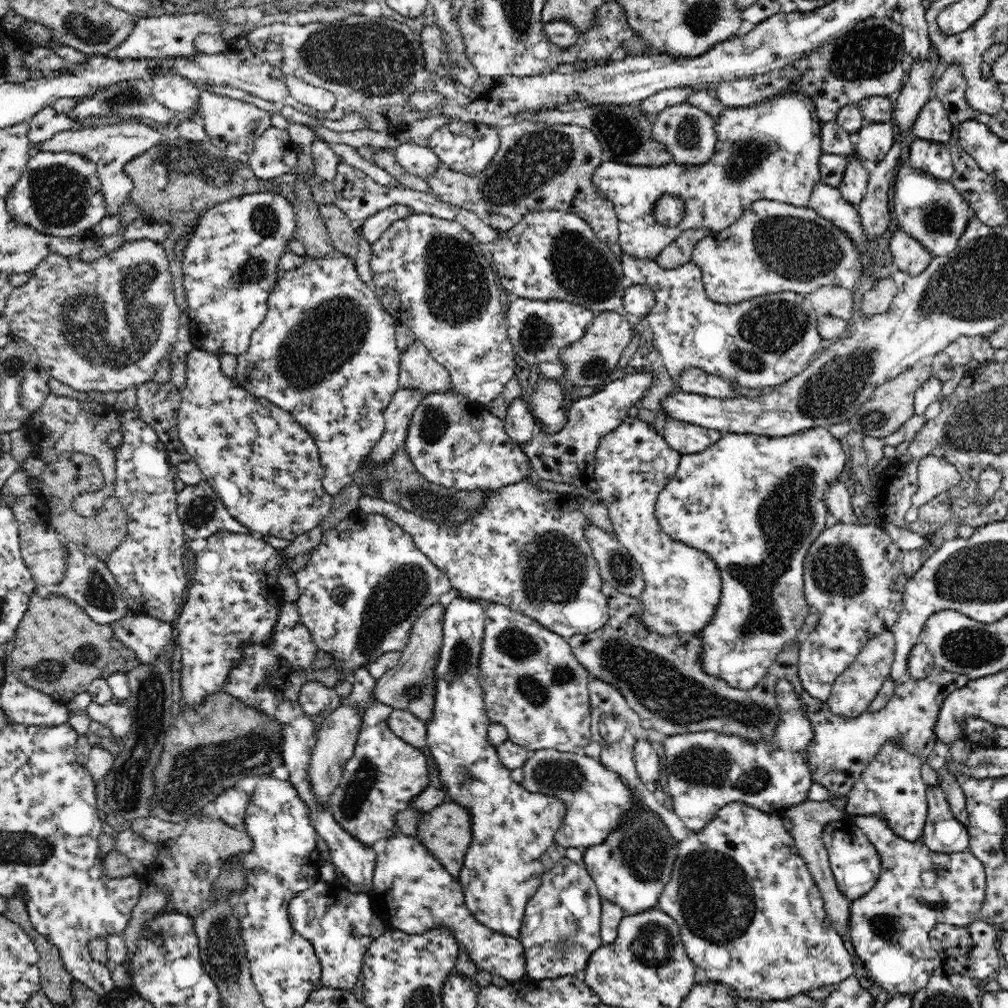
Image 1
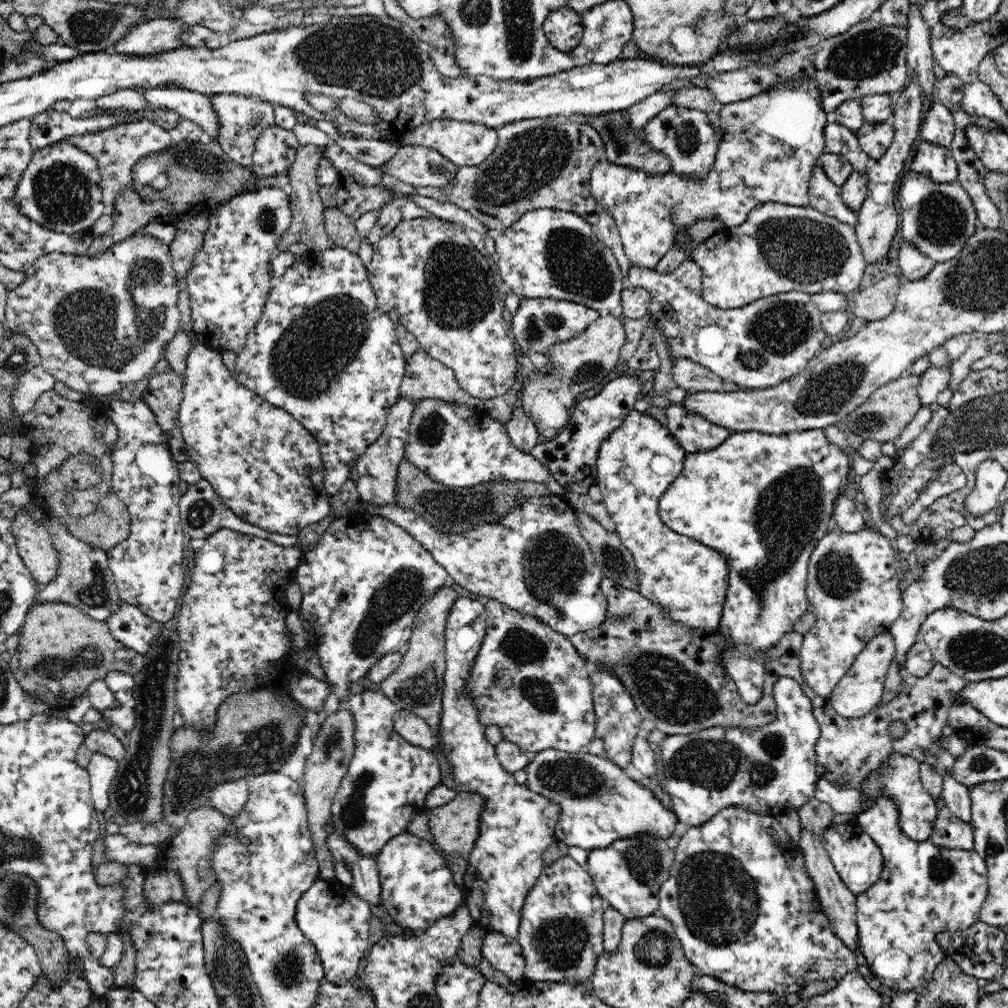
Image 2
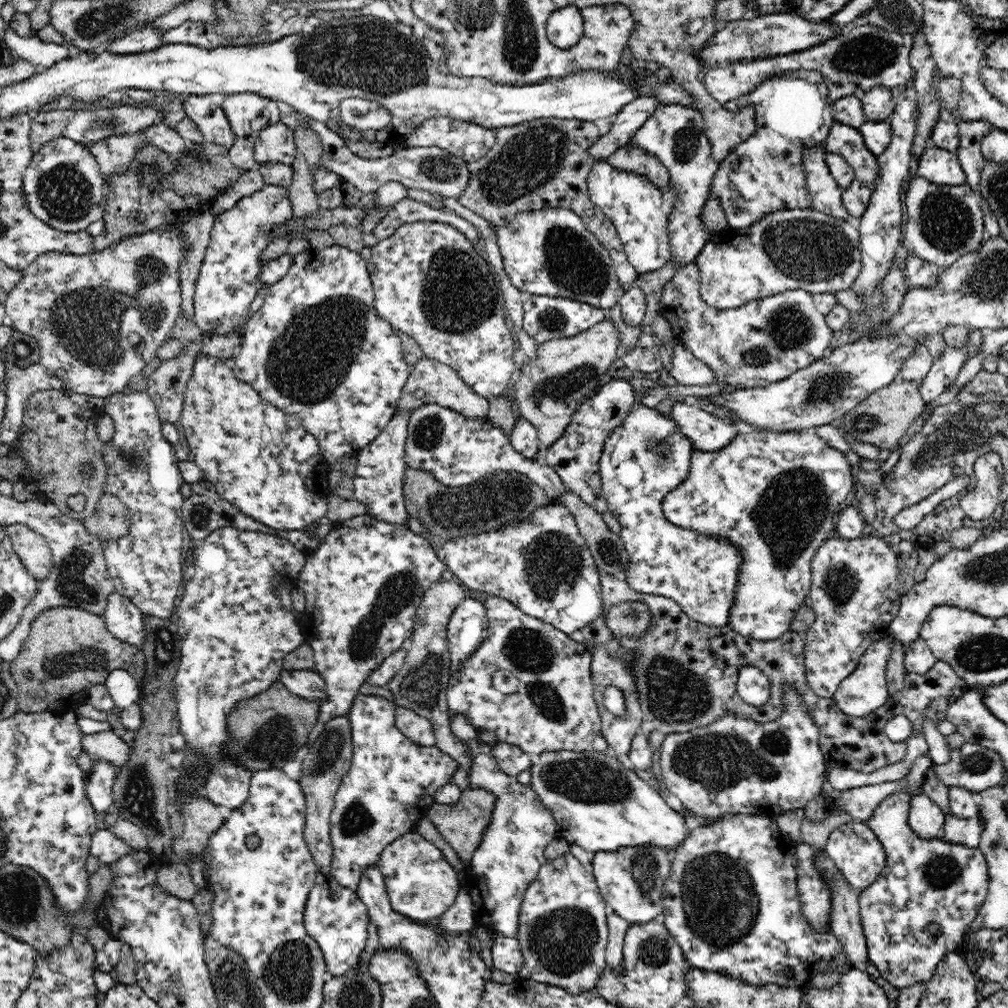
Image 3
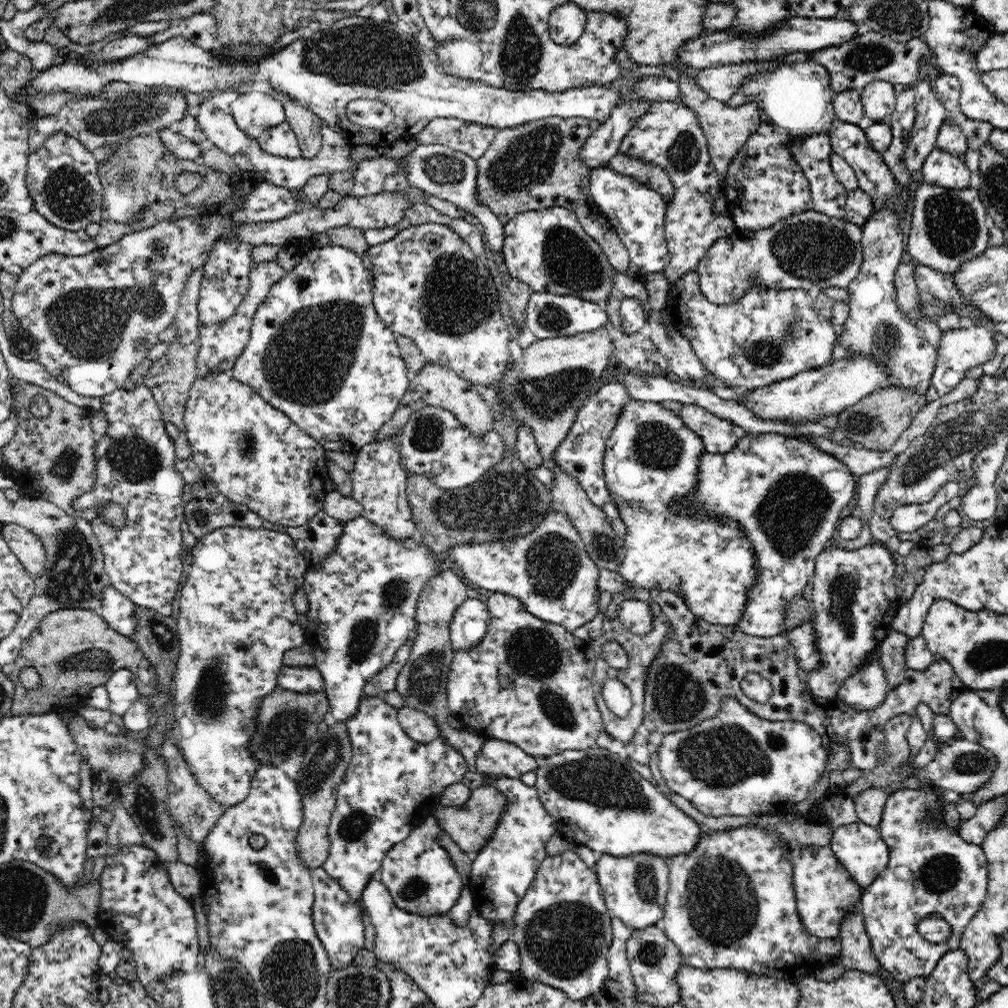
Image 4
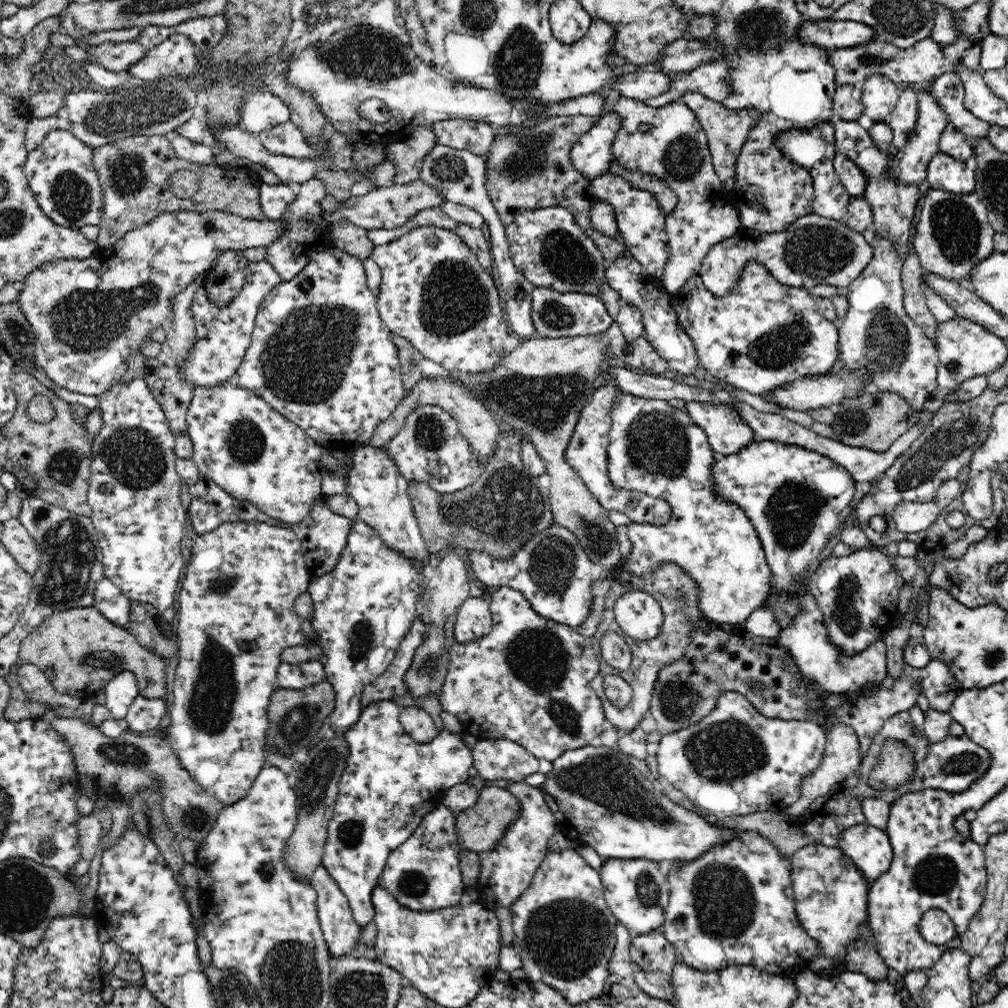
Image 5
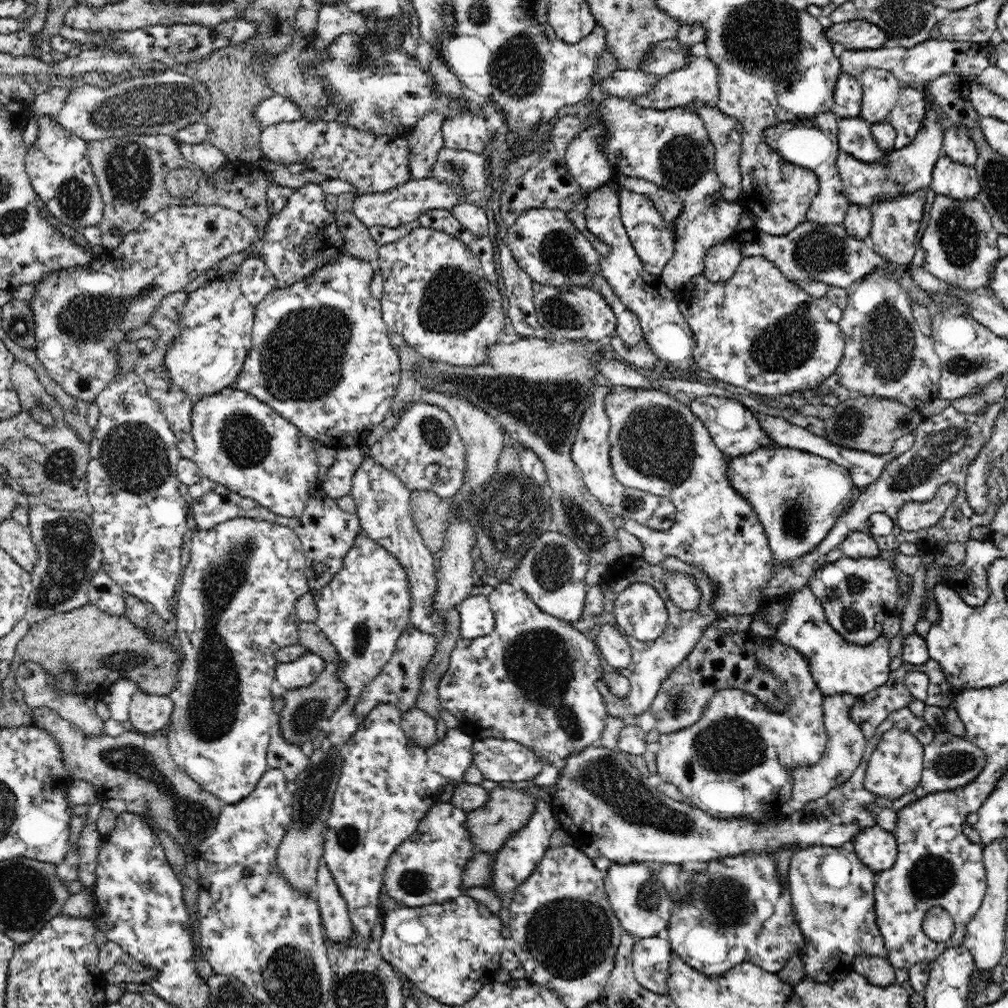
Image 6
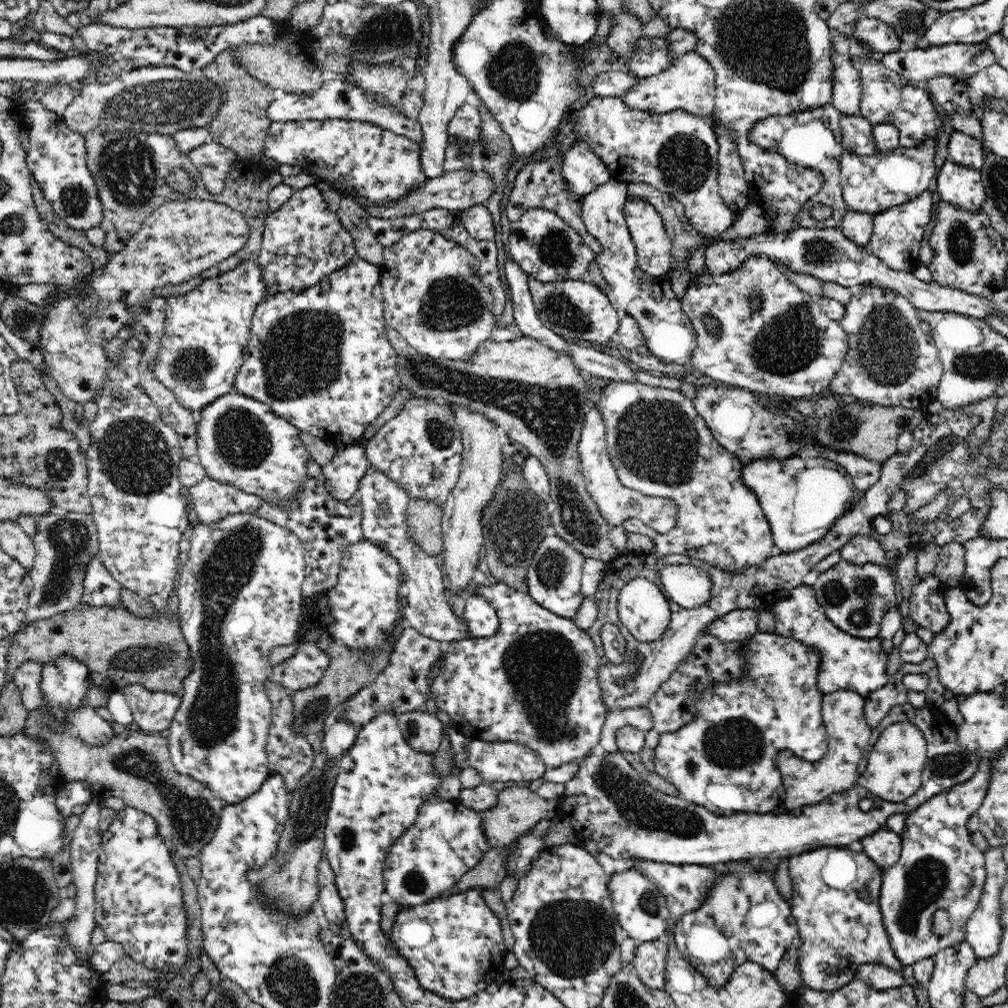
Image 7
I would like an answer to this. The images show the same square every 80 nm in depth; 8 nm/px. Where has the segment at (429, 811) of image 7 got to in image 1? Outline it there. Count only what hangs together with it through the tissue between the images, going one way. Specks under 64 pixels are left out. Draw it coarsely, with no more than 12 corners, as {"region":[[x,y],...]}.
{"region":[[412,836],[378,848],[386,928],[449,928],[477,970],[526,974],[520,939],[480,924],[460,883]]}

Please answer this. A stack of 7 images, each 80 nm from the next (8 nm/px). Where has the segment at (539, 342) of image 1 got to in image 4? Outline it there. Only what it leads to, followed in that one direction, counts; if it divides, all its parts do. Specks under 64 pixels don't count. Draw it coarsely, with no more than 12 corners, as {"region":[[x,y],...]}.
{"region":[[534,292],[526,327],[536,340],[609,324],[602,304]]}

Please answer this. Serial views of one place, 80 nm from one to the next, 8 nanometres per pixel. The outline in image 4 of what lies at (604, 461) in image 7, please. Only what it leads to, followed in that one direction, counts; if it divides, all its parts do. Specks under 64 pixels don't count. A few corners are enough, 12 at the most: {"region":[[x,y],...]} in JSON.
{"region":[[604,381],[555,450],[596,506],[611,502],[607,438],[631,396]]}

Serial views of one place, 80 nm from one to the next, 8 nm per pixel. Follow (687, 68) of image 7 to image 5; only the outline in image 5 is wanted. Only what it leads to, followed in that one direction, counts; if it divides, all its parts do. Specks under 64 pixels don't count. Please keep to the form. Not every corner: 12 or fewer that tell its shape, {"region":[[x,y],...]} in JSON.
{"region":[[723,60],[704,62],[670,79],[666,94],[644,104],[658,108],[696,91],[722,103],[730,69]]}

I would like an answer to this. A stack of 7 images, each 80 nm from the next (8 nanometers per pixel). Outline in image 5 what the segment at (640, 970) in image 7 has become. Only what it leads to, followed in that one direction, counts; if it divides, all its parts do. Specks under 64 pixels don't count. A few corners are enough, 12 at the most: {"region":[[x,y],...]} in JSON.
{"region":[[661,930],[629,946],[642,992],[675,1006],[675,946]]}

